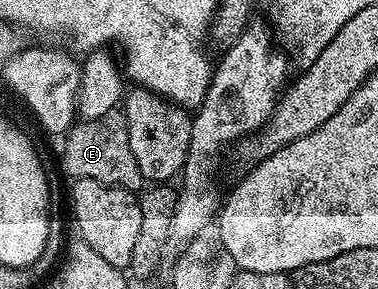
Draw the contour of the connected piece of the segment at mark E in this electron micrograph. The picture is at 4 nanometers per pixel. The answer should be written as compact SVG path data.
M115 108L95 119L75 121L61 142L62 170L67 179L100 180L100 184L119 186L131 192L143 189L144 179L140 176L140 168L136 168L132 144L128 144L128 124L121 109Z

